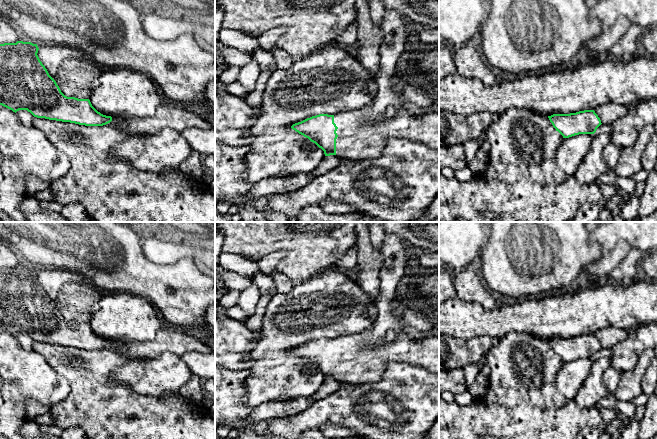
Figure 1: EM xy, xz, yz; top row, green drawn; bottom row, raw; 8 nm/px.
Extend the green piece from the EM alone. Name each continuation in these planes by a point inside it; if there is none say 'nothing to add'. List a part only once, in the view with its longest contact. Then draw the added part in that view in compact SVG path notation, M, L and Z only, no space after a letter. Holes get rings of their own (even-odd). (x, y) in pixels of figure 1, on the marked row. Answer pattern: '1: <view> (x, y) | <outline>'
1: xz (362, 134) | M385 9L382 19L383 40L379 49L379 68L374 77L377 86L373 102L362 109L351 110L334 115L338 127L336 133L336 156L342 160L360 160L378 157L391 138L403 138L413 142L422 142L439 151L439 114L426 112L419 116L412 115L403 105L402 98L393 88L395 69L403 58L407 43L407 21L398 11ZM390 107L396 109L394 117L383 120Z

